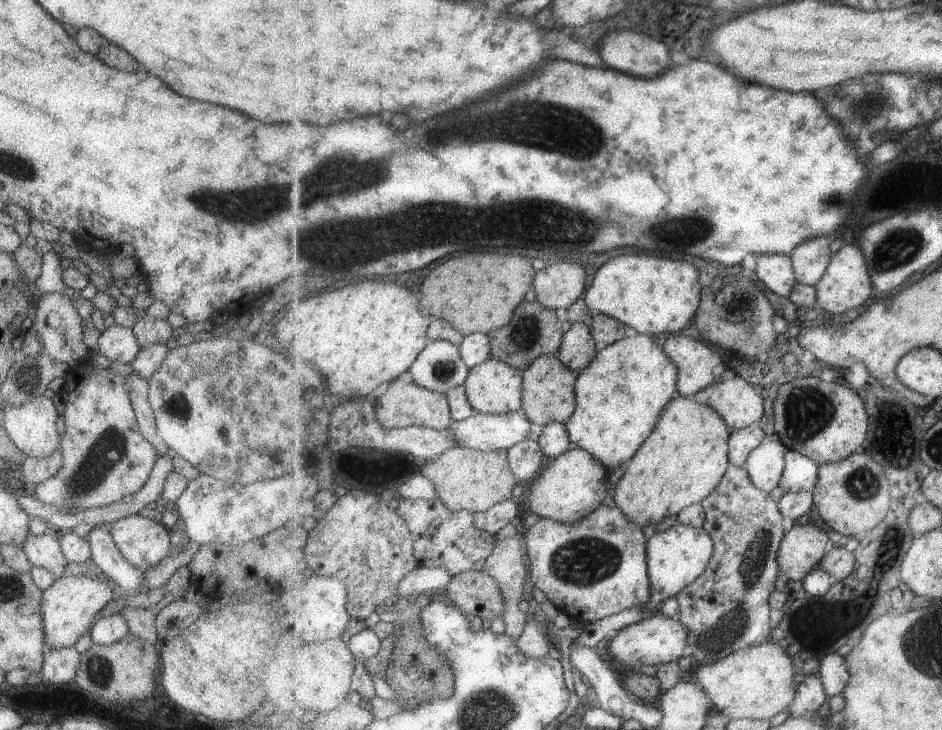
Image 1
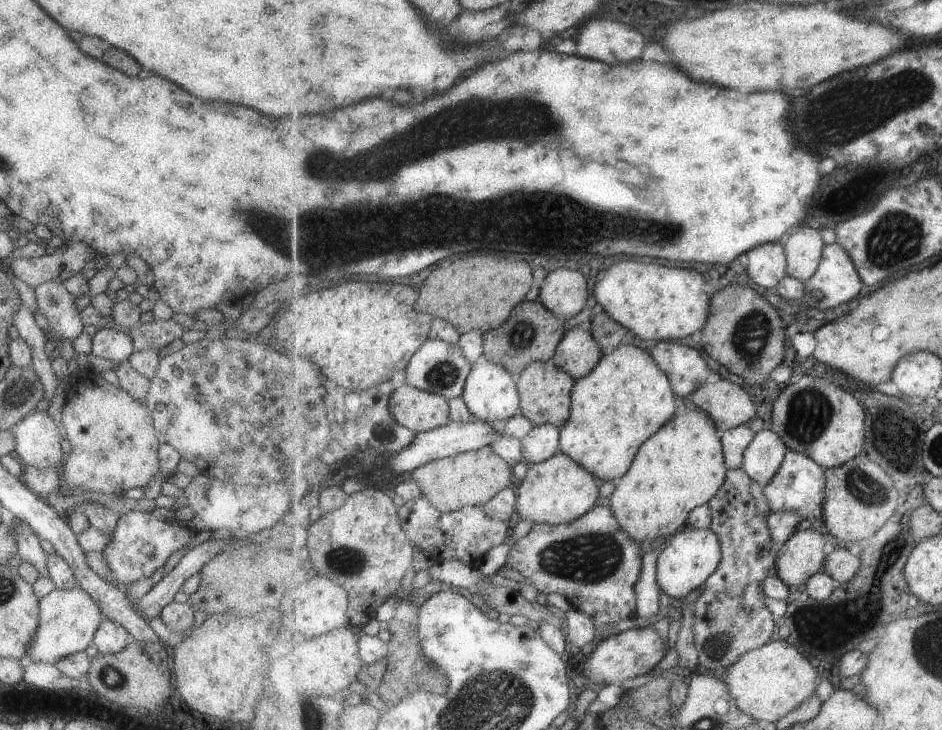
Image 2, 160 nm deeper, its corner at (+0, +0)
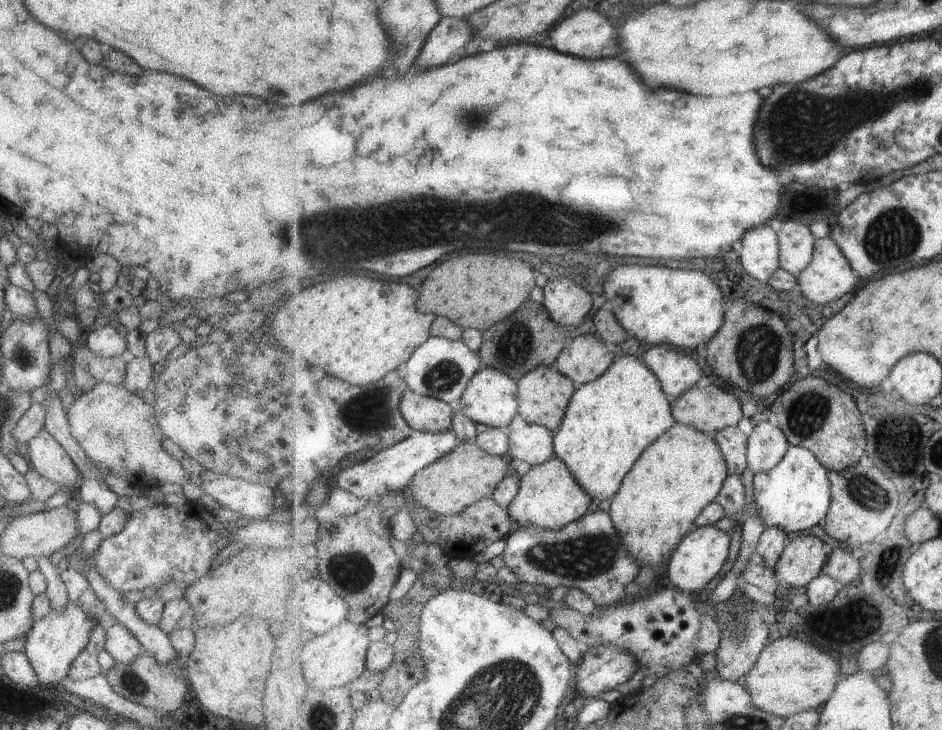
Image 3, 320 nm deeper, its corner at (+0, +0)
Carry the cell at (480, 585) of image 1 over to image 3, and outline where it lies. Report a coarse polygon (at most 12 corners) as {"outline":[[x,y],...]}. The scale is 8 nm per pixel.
{"outline":[[672,584],[590,615],[552,610],[585,648],[659,680],[697,664],[702,594]]}

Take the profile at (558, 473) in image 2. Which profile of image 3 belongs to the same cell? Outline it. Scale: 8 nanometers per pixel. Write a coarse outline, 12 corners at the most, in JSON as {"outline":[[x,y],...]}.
{"outline":[[555,456],[520,480],[508,506],[520,527],[555,530],[591,498]]}

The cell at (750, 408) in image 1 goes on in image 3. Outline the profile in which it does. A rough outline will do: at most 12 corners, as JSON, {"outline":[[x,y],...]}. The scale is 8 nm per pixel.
{"outline":[[715,384],[672,406],[676,423],[708,434],[743,418],[742,403]]}

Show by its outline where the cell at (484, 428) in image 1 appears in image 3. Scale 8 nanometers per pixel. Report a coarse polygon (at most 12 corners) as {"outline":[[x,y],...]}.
{"outline":[[451,429],[413,431],[343,470],[339,486],[371,500],[410,486],[461,444]]}

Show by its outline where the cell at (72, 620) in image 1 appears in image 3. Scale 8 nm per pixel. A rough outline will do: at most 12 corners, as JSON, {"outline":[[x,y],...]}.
{"outline":[[68,602],[31,624],[22,652],[59,683],[97,620]]}

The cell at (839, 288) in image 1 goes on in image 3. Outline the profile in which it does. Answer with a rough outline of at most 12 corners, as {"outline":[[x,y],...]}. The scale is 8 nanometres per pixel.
{"outline":[[831,236],[798,274],[818,307],[856,288],[859,274]]}

